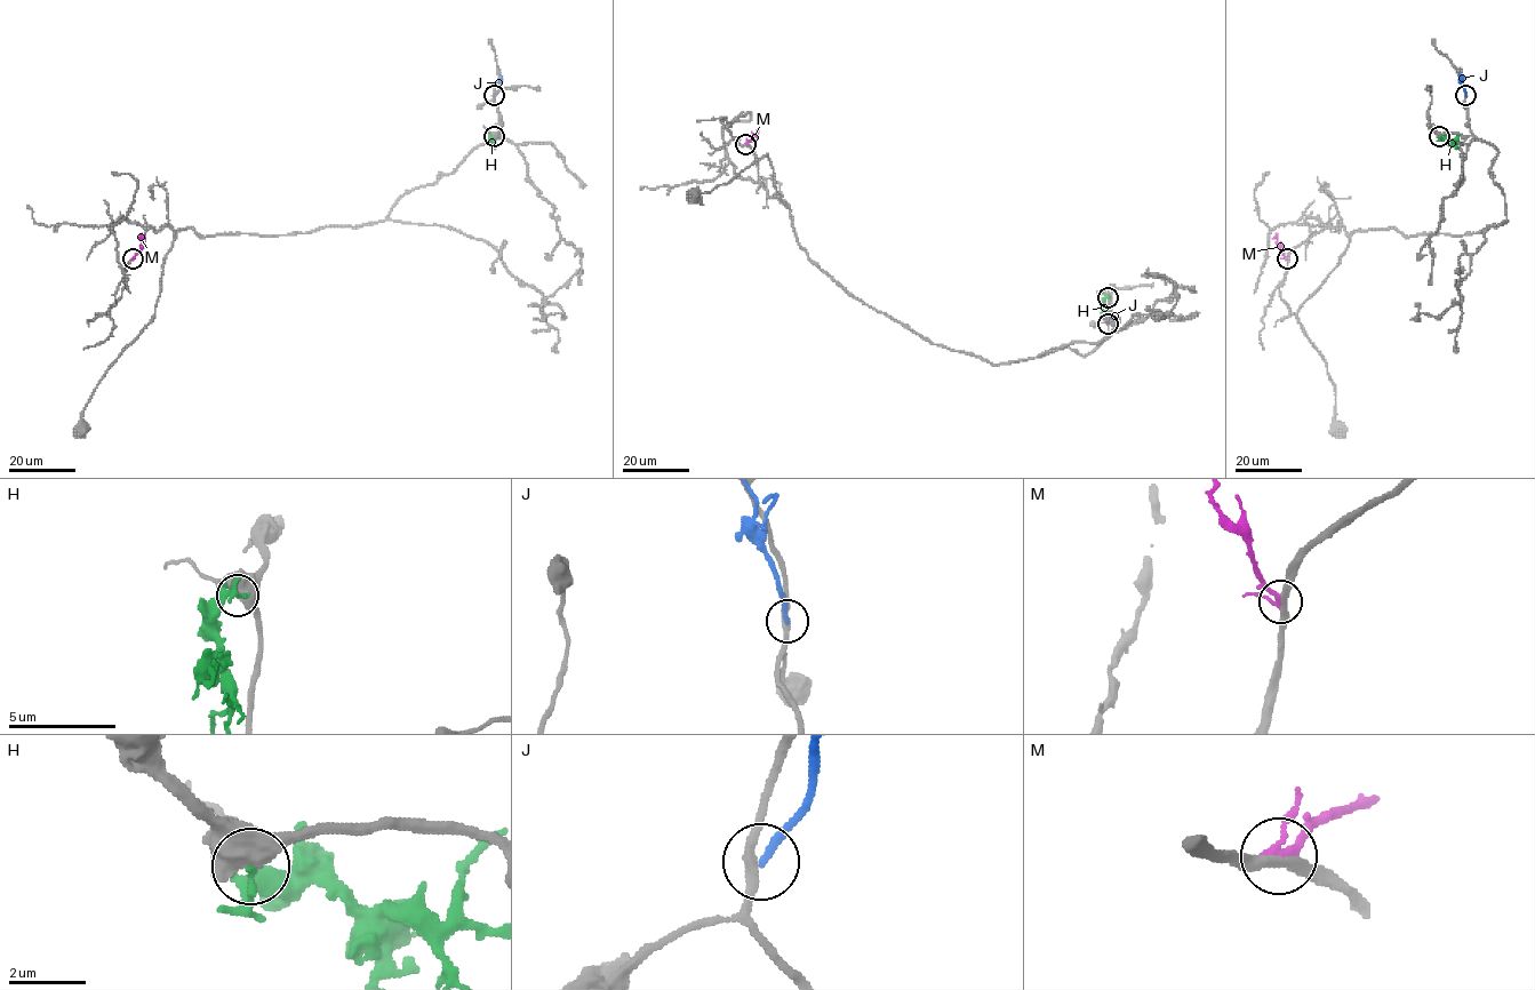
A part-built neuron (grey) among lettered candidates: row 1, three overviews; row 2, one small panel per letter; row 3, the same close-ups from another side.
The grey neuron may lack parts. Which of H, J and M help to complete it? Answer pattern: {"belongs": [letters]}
{"belongs": []}

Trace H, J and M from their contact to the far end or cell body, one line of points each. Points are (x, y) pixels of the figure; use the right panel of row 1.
H: (1439, 136), (1455, 141), (1461, 133)
J: (1465, 95), (1457, 72)
M: (1287, 258), (1277, 237), (1272, 239)

